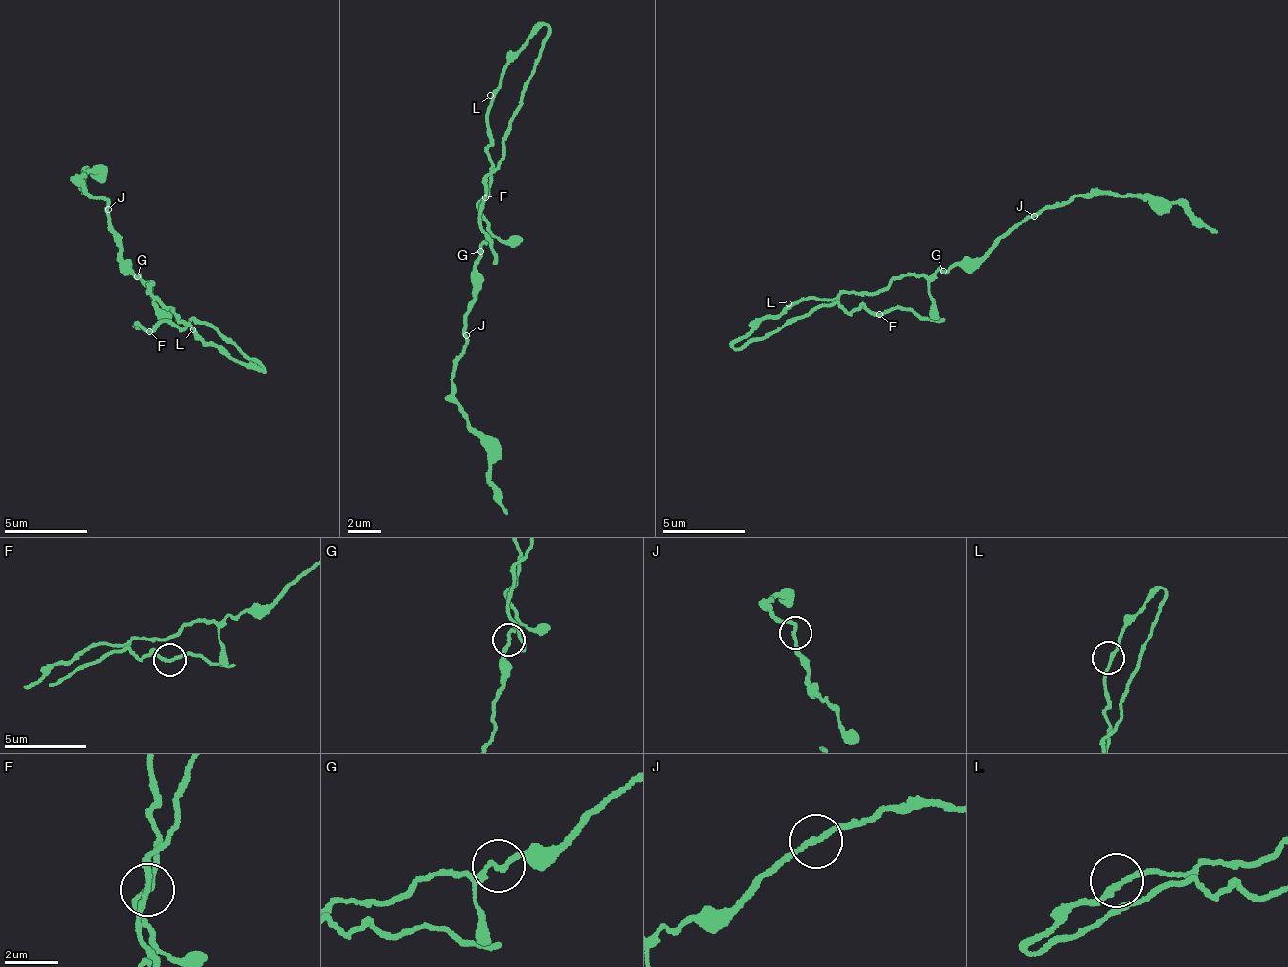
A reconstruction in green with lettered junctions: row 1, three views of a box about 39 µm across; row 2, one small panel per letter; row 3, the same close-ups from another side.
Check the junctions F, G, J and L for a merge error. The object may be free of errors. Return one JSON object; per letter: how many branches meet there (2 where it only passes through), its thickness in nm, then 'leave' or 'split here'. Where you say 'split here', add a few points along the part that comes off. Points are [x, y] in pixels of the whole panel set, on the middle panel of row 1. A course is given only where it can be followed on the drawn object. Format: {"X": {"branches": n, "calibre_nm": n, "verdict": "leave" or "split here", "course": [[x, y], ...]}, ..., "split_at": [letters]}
{"F": {"branches": 2, "calibre_nm": 180, "verdict": "leave"}, "G": {"branches": 2, "calibre_nm": 180, "verdict": "leave"}, "J": {"branches": 2, "calibre_nm": 180, "verdict": "leave"}, "L": {"branches": 2, "calibre_nm": 180, "verdict": "leave"}, "split_at": []}

